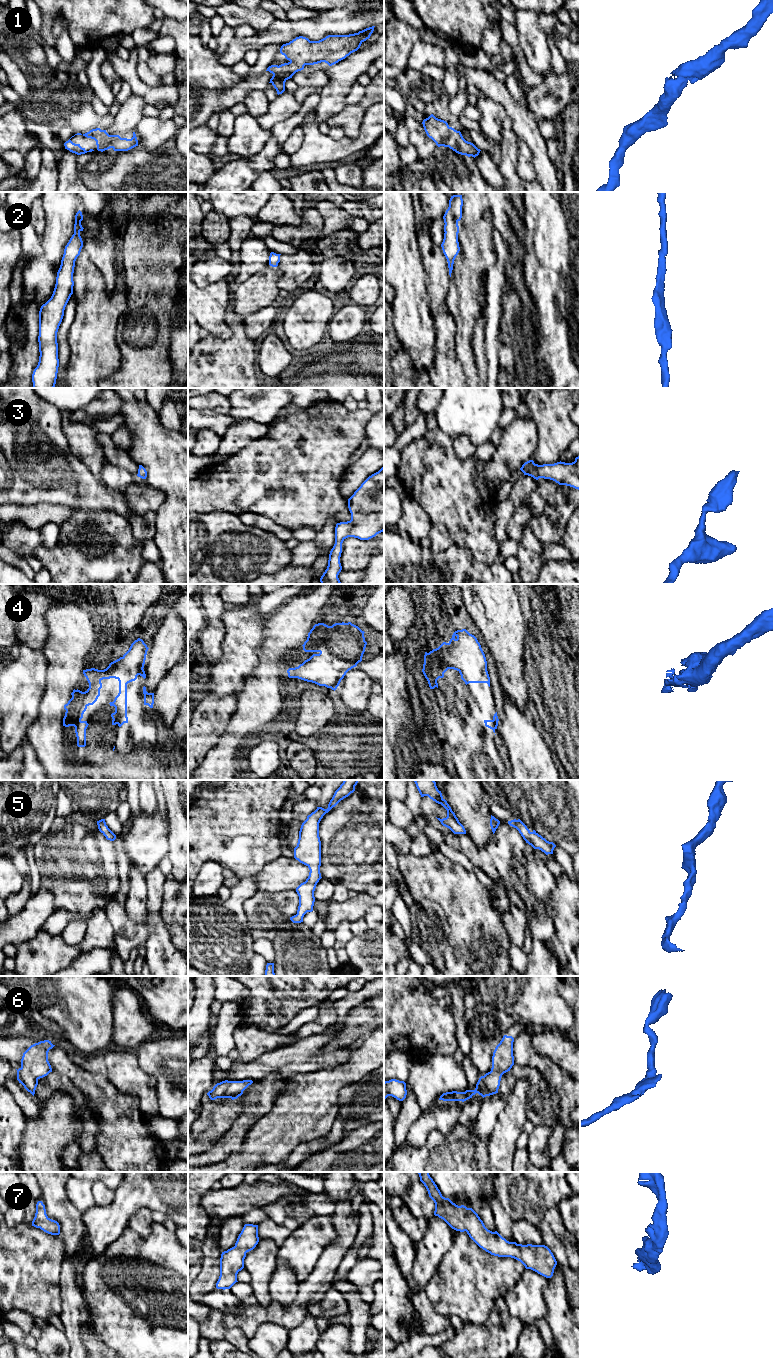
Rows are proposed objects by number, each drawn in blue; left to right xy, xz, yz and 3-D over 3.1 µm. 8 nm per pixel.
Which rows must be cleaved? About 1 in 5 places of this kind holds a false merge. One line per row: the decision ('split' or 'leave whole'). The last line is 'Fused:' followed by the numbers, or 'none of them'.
1: leave whole
2: leave whole
3: leave whole
4: leave whole
5: leave whole
6: leave whole
7: leave whole
Fused: none of them

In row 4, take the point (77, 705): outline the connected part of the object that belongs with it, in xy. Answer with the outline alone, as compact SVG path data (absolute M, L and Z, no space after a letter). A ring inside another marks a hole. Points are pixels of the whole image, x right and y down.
M138 638L122 657L111 662L106 669L91 668L83 670L89 688L85 692L78 689L73 690L72 698L64 705L66 712L63 718L63 726L75 727L78 747L86 746L86 729L89 724L81 719L87 707L93 705L100 696L103 679L115 678L119 681L119 693L114 701L109 703L110 706L115 707L115 712L111 714L112 725L117 724L121 727L124 723L128 723L127 684L135 681L138 675L144 679L146 678L143 668L148 649L144 641Z

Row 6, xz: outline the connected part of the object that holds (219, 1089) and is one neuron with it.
M252 1080L243 1081L222 1081L217 1083L211 1091L207 1093L211 1100L217 1098L231 1098L237 1099L243 1094L243 1091L253 1083Z

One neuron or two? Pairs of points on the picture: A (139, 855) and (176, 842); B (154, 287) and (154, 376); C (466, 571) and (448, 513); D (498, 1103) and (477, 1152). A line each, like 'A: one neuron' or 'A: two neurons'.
A: two neurons
B: one neuron
C: two neurons
D: two neurons

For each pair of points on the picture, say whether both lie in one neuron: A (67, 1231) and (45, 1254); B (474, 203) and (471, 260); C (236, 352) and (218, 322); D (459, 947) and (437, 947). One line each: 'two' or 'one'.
A: two
B: one
C: two
D: two

